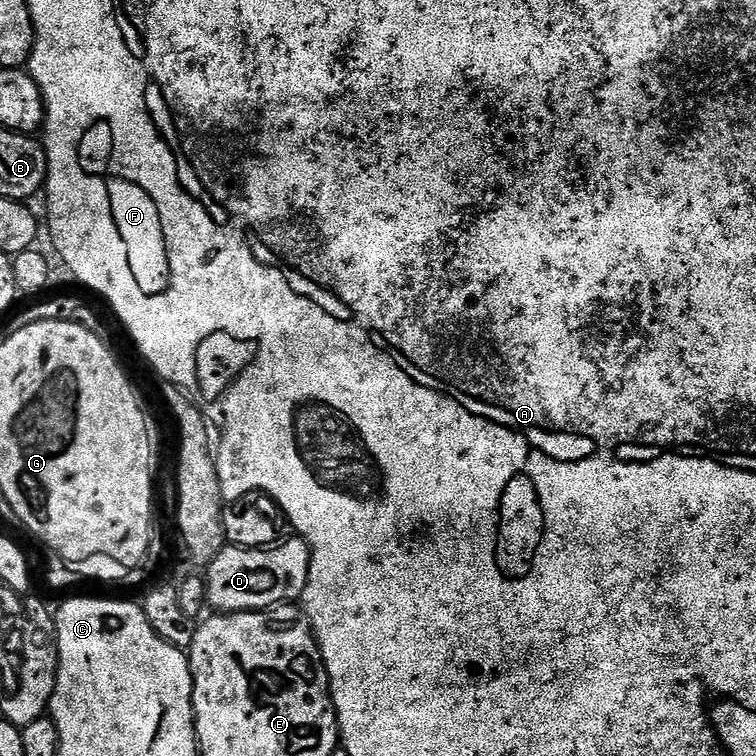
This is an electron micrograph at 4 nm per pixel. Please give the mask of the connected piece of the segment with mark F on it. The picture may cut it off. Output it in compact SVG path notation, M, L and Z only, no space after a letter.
M108 168L108 176L104 176L104 196L108 196L108 216L112 216L108 224L116 228L116 236L120 236L120 244L124 244L124 260L128 260L132 284L136 284L132 304L136 304L136 300L168 296L176 276L172 276L172 252L168 252L168 232L162 230L160 204L146 194L140 180L124 176L124 168L120 168L120 172L112 172L112 168Z

